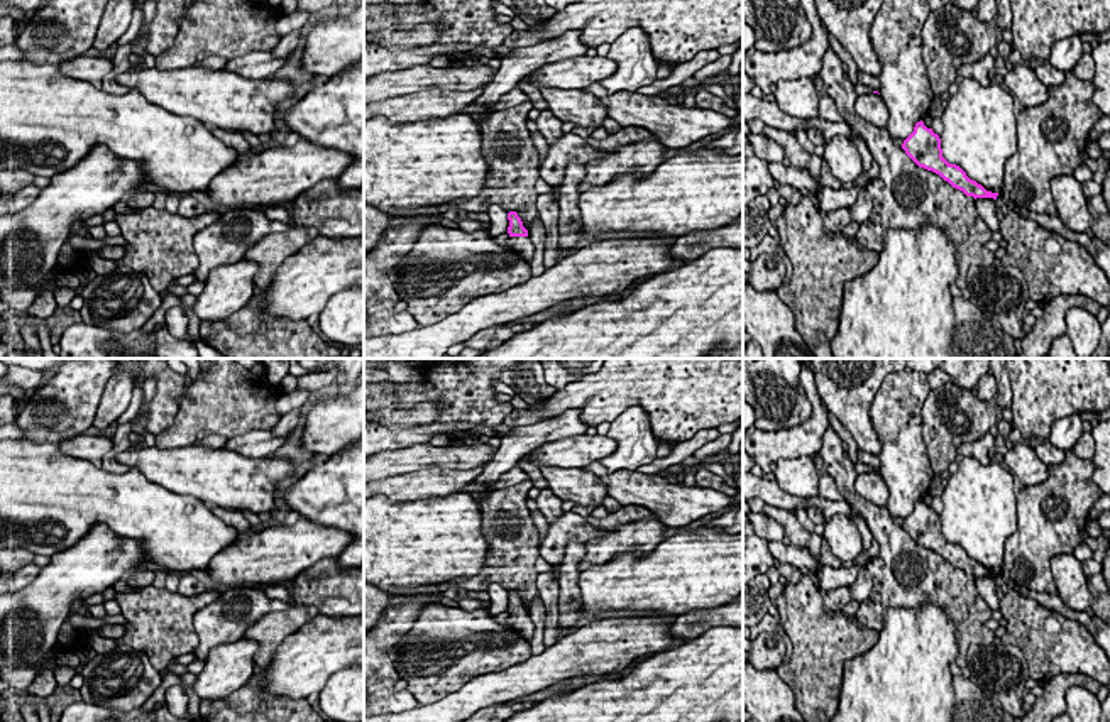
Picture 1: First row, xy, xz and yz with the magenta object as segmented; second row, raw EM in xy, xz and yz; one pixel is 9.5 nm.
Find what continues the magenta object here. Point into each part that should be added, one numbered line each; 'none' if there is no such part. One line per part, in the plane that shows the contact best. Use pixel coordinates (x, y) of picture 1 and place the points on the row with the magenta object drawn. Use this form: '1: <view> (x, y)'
1: xz (523, 246)

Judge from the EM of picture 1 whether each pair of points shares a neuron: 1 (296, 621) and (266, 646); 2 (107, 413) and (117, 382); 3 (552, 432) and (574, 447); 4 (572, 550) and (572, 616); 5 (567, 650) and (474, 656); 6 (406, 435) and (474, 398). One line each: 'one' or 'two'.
1: one
2: one
3: two
4: one
5: two
6: one

